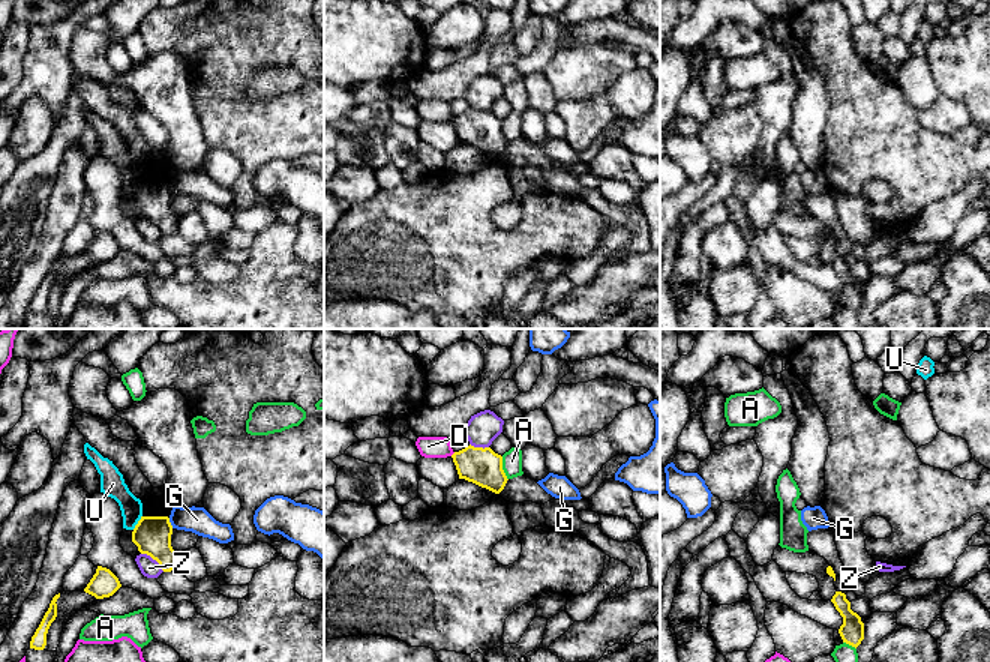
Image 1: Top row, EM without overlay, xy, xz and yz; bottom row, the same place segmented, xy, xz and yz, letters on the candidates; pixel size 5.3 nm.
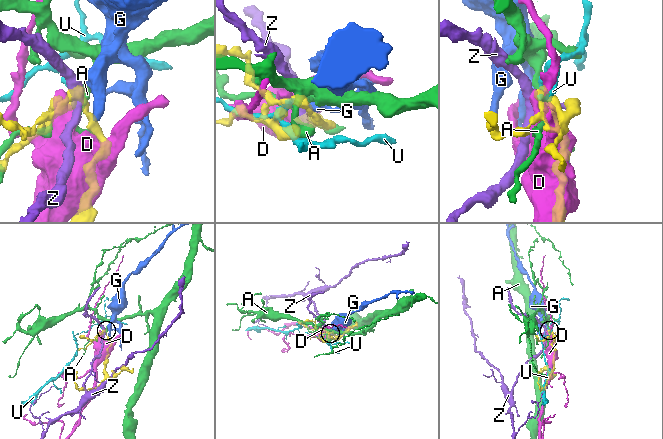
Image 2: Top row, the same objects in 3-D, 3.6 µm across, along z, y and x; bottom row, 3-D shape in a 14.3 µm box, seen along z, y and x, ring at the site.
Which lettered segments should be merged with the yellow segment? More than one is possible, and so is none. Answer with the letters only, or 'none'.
none

